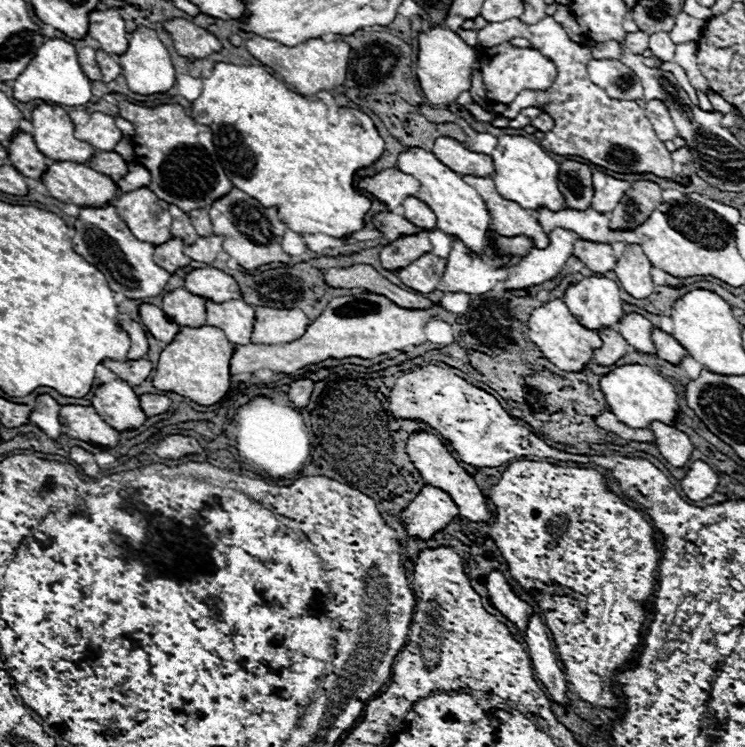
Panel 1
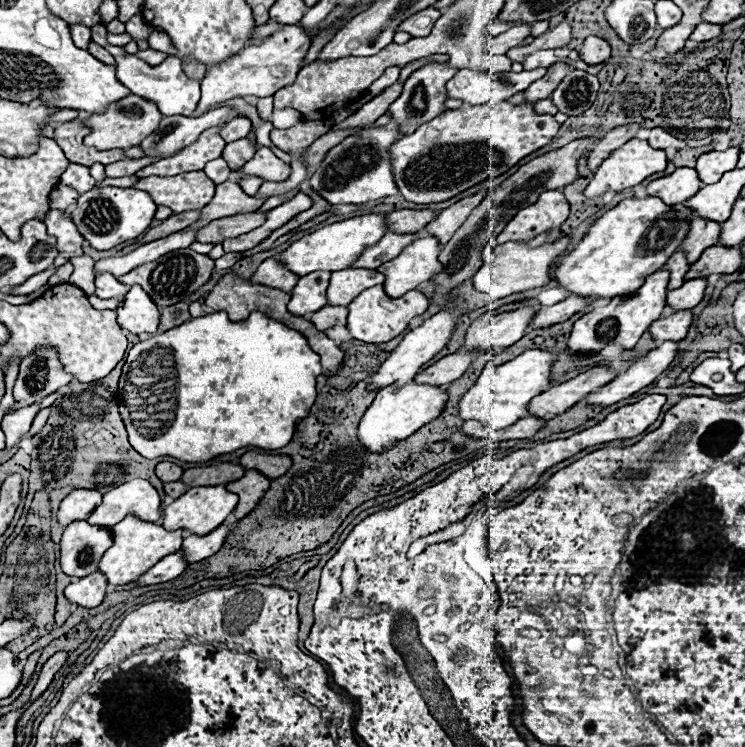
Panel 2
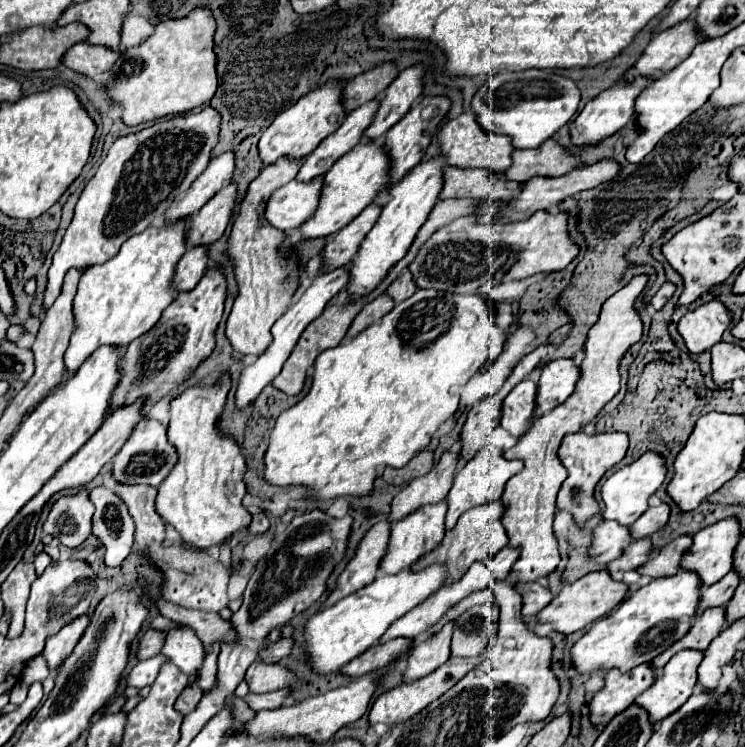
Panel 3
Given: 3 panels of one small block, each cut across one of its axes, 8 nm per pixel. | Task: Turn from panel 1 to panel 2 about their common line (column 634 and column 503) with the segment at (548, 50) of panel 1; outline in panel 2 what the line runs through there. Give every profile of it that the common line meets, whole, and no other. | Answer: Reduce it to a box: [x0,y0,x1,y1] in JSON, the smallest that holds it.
[390,102,558,204]

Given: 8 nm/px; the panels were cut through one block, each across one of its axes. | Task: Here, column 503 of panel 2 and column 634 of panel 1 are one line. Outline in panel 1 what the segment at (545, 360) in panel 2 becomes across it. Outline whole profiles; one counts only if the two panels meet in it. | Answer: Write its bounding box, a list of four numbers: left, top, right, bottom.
[600,364,680,428]

